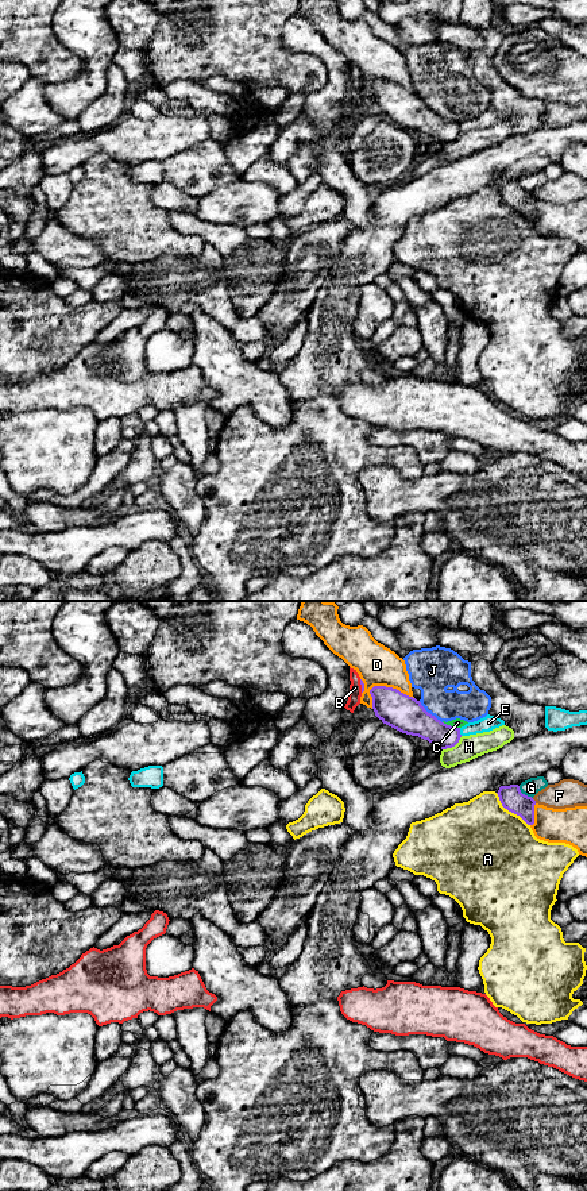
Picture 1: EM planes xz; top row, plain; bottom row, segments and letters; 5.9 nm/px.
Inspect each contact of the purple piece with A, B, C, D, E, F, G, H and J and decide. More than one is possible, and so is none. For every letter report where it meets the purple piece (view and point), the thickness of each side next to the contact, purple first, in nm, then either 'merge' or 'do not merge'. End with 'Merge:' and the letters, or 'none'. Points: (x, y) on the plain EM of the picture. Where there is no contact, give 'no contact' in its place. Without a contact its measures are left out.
A: xz (510, 205) | 140/480 nm | do not merge
B: xz (362, 81) | 20/80 nm | do not merge
C: xz (450, 120) | 200/60 nm | do not merge
D: xz (392, 83) | 220/240 nm | do not merge
E: xz (459, 127) | 160/90 nm | do not merge
F: xz (535, 196) | 140/170 nm | do not merge
G: xz (524, 189) | 140/100 nm | do not merge
H: xz (452, 141) | 160/140 nm | do not merge
J: xz (429, 108) | 220/260 nm | do not merge
Merge: none

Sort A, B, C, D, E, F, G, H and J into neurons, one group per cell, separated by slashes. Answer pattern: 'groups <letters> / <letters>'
groups A / B / C J / D / E / F / G / H

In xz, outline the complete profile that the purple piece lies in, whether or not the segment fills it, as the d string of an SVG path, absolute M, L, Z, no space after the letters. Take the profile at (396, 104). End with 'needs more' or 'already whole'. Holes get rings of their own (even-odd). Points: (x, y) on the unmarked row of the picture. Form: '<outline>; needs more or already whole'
M374 81L370 89L375 111L383 119L402 128L428 135L440 144L452 143L459 138L460 123L441 117L428 108L416 93L386 81Z; already whole

